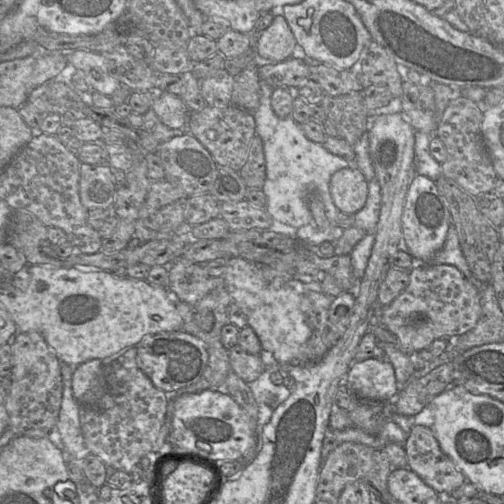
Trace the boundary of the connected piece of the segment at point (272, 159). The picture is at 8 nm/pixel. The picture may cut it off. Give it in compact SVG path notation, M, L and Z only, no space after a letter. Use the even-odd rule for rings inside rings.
M260 80L260 104L253 112L256 123L256 135L263 141L266 163L266 179L262 190L267 198L266 210L275 222L297 228L295 237L307 247L317 248L323 242L336 242L345 229L337 226L340 212L330 194L332 175L343 168L350 167L342 157L326 150L322 144L309 140L291 116L280 118L271 106L271 96L274 88ZM310 191L318 193L324 203L325 213L331 227L320 230L314 224L313 216L308 208L307 194Z

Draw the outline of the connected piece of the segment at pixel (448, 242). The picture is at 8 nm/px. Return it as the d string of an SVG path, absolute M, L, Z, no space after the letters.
M451 224L449 227L443 247L434 254L431 262L426 264L452 265L460 270L464 277L469 280L478 290L482 289L483 287L483 284L472 275L468 267L459 244L455 226L453 224Z

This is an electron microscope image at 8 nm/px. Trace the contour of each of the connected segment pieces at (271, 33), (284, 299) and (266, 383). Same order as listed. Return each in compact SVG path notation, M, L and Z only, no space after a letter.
M283 15L275 16L258 40L253 62L258 67L281 62L292 56L295 46L296 39L286 18Z
M231 257L227 260L227 266L223 277L233 303L242 310L247 317L248 326L251 327L258 336L263 353L279 363L290 364L295 361L301 347L311 336L311 329L307 323L306 315L301 310L302 295L305 291L313 290L305 289L304 283L294 279L288 281L280 288L275 288L264 279L256 264L241 257Z
M265 370L257 380L248 383L258 405L257 453L262 447L262 429L270 421L273 411L291 394L291 391L285 386L273 384L270 374Z

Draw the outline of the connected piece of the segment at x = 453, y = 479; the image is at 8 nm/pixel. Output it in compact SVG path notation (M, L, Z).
M413 426L403 447L407 467L440 495L447 498L466 481L464 474L440 448L431 428Z

